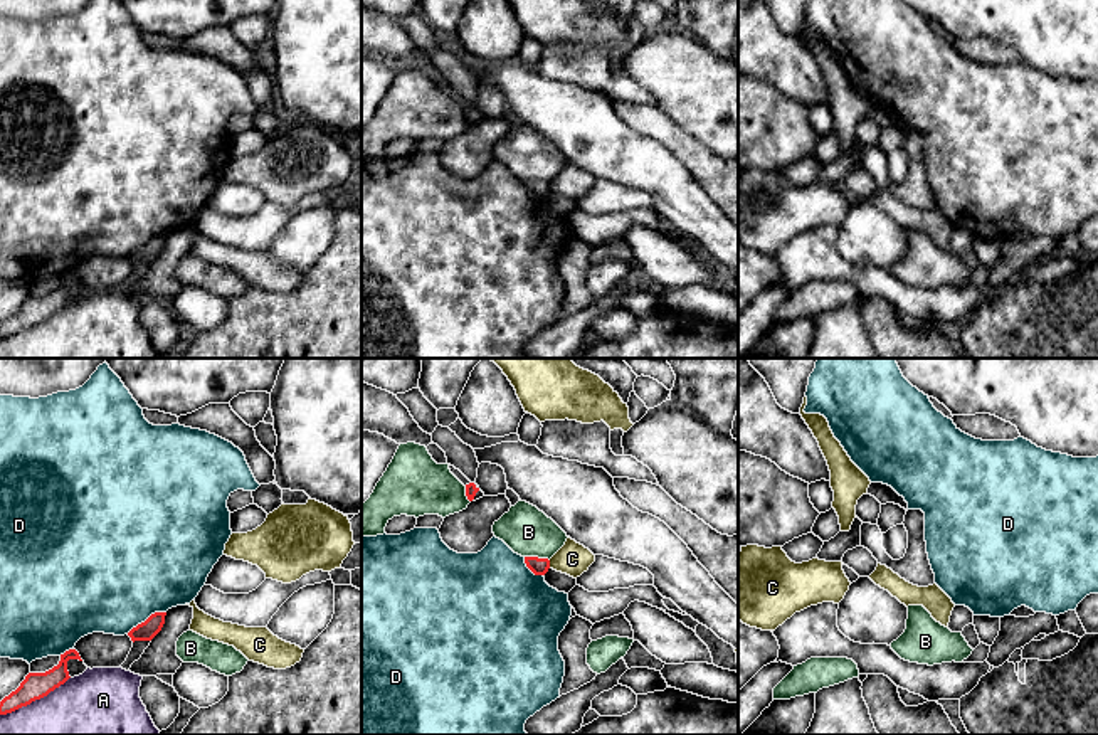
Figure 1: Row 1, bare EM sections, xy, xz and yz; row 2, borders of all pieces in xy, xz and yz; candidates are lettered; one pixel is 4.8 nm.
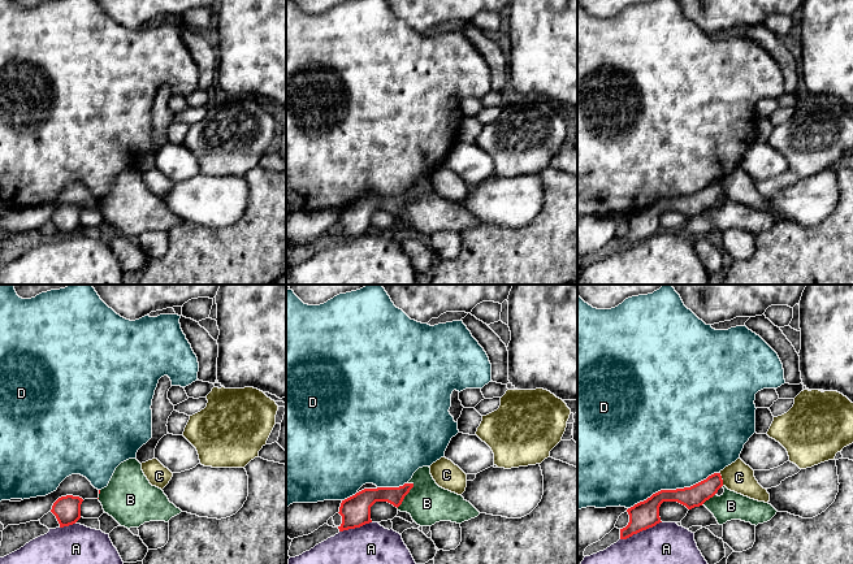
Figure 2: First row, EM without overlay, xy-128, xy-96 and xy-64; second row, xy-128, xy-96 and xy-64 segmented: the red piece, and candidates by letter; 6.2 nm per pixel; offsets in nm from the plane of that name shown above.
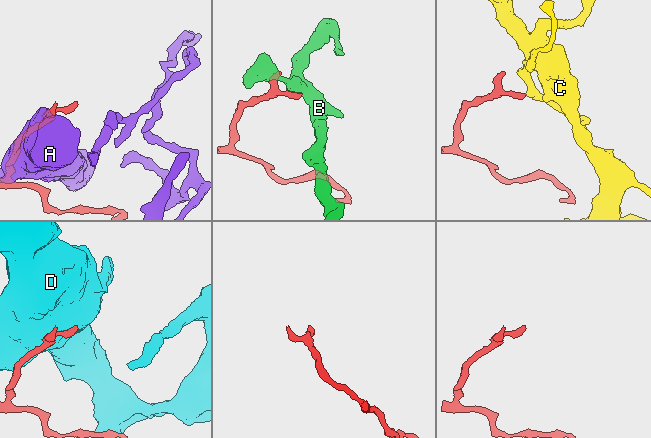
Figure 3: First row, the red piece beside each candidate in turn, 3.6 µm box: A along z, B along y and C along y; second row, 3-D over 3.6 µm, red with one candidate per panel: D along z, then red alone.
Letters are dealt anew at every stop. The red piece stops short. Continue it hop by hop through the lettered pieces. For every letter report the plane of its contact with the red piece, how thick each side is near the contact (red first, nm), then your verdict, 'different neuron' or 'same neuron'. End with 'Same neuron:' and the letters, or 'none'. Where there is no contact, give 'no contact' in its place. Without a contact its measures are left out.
A: contact in xy; calibres 130 and 460 nm; different neuron
B: contact in xz; calibres 80 and 240 nm; different neuron
C: contact in xz; calibres 80 and 160 nm; different neuron
D: contact in xy; calibres 90 and 500 nm; different neuron
Same neuron: none

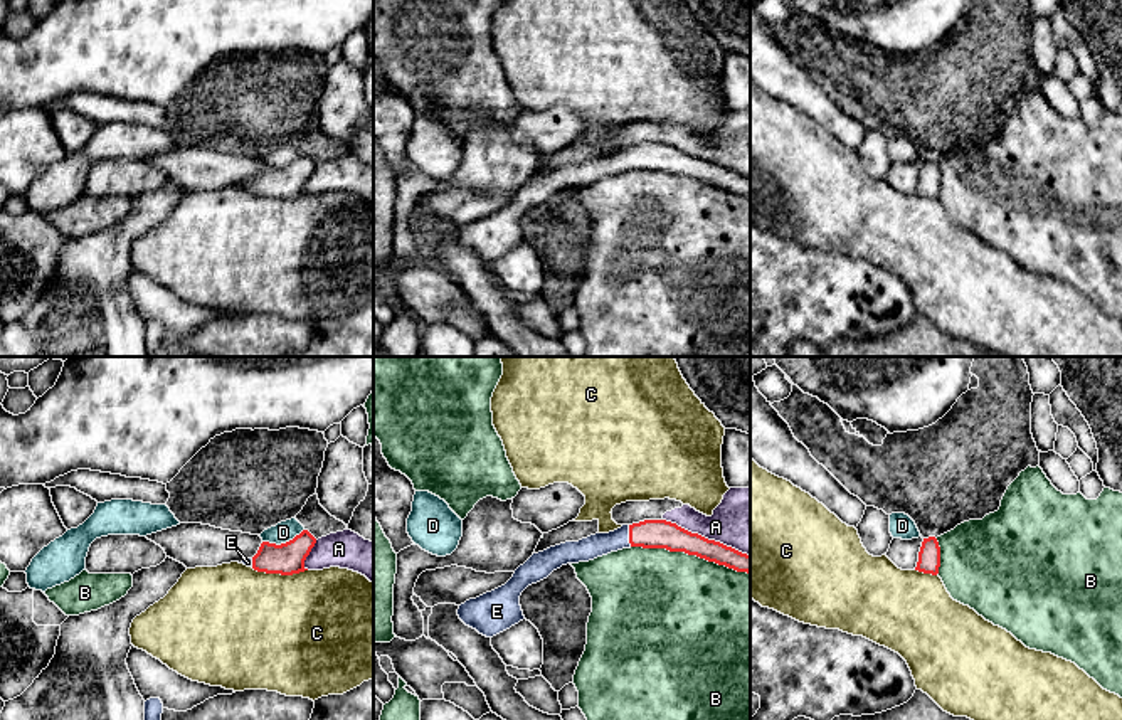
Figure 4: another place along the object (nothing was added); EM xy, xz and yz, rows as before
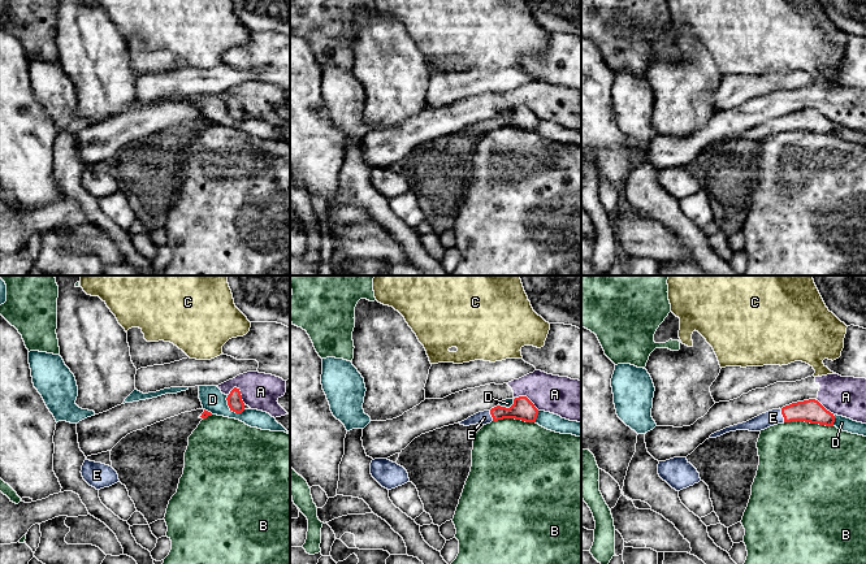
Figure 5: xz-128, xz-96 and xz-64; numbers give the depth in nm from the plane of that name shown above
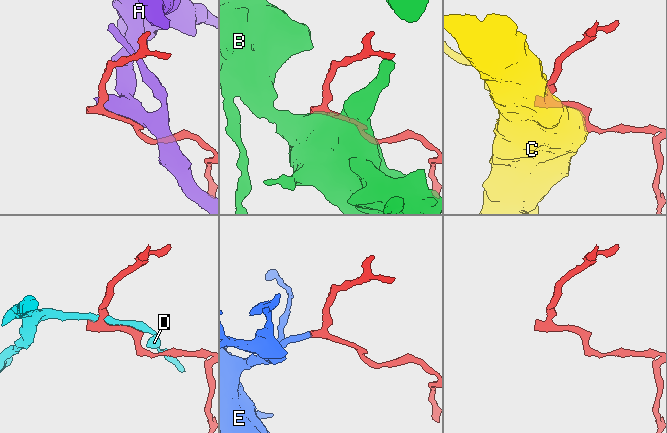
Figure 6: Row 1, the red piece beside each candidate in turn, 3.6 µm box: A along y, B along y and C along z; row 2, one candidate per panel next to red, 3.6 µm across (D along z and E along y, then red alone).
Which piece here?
A: contact in xz; calibres 140 and 300 nm; different neuron
B: contact in xz; calibres 140 and 500 nm; different neuron
C: contact in xy; calibres 160 and 480 nm; different neuron
D: contact in xy; calibres 160 and 100 nm; different neuron
E: contact in xz; calibres 140 and 110 nm; same neuron
Same neuron: E

